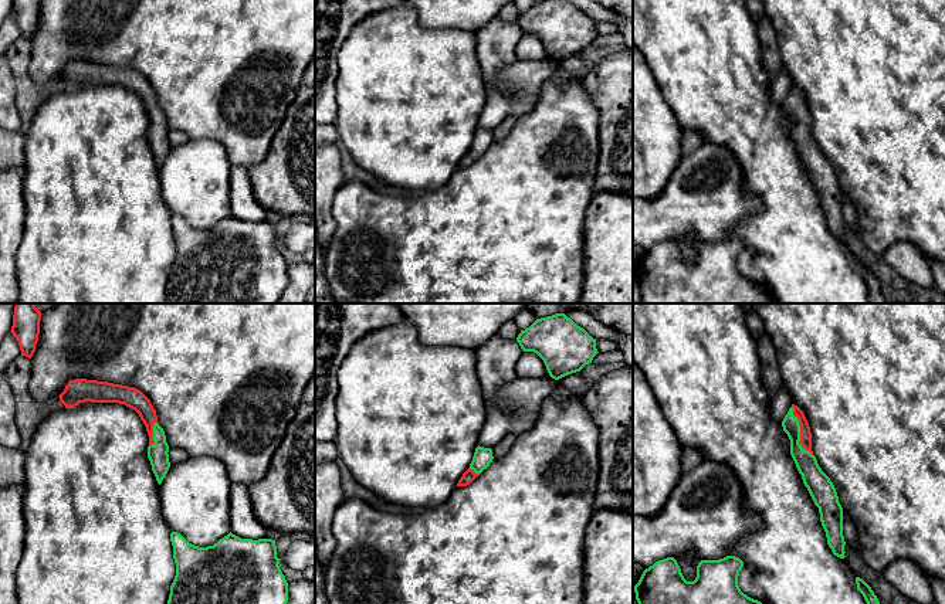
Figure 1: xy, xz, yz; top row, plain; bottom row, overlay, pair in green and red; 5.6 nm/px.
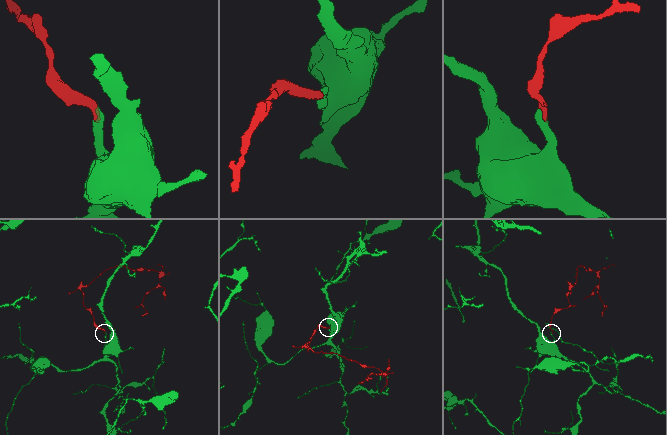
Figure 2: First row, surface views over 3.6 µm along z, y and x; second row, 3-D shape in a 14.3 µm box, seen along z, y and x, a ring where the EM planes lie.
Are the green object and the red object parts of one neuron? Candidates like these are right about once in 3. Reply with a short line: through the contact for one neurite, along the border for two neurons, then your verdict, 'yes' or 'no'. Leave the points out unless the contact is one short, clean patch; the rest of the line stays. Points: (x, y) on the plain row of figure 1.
yz (806, 146), (800, 133), (799, 114), (805, 124) | yes

